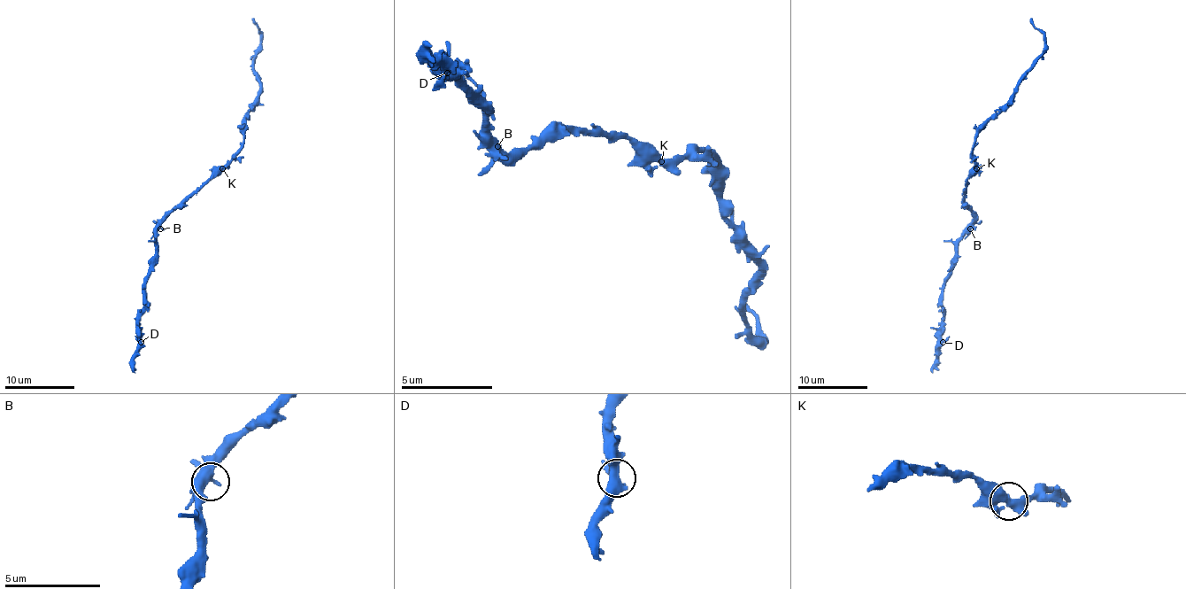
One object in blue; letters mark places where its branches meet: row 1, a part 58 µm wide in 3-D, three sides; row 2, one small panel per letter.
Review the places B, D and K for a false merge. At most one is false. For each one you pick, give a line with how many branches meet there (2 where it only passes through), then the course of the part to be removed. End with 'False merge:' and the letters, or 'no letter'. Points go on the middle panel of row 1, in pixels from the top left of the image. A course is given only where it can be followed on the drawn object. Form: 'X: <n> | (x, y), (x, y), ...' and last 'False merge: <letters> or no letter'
False merge: no letter

